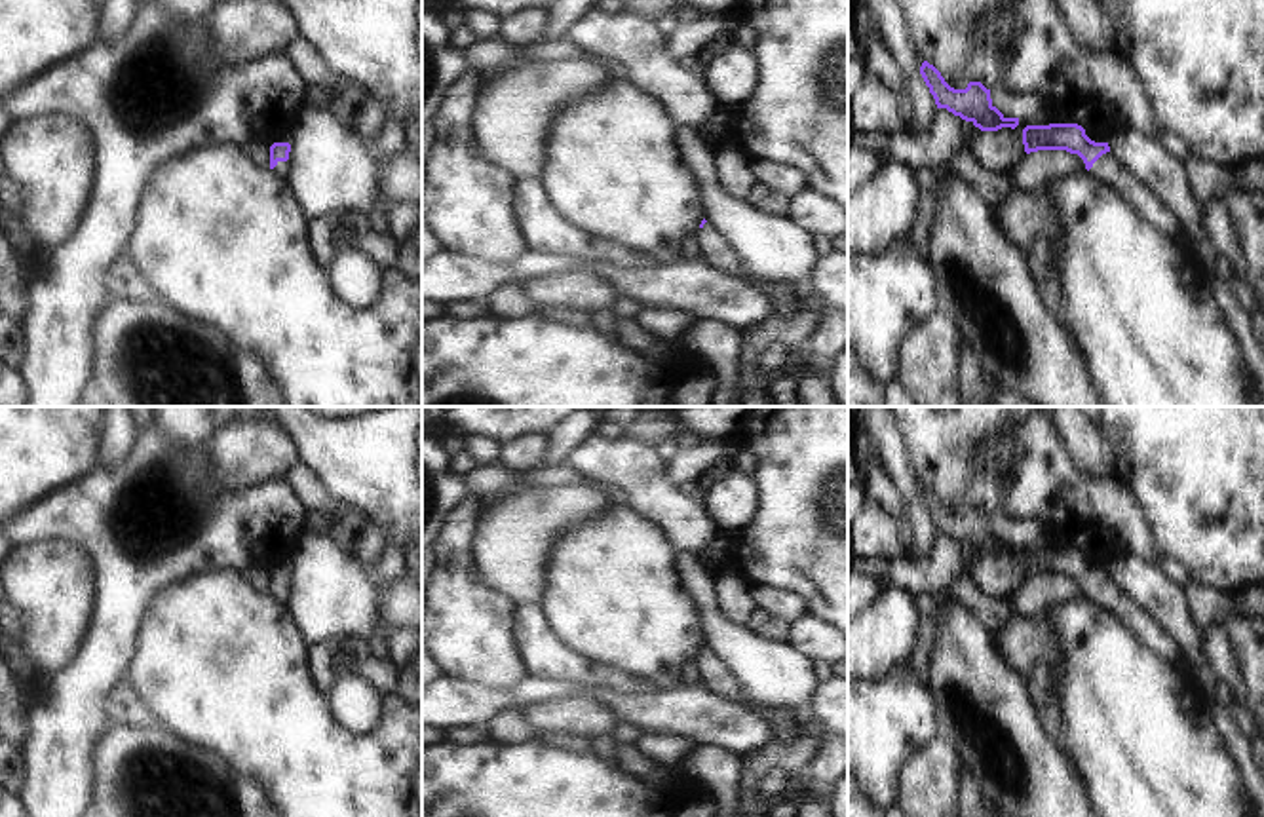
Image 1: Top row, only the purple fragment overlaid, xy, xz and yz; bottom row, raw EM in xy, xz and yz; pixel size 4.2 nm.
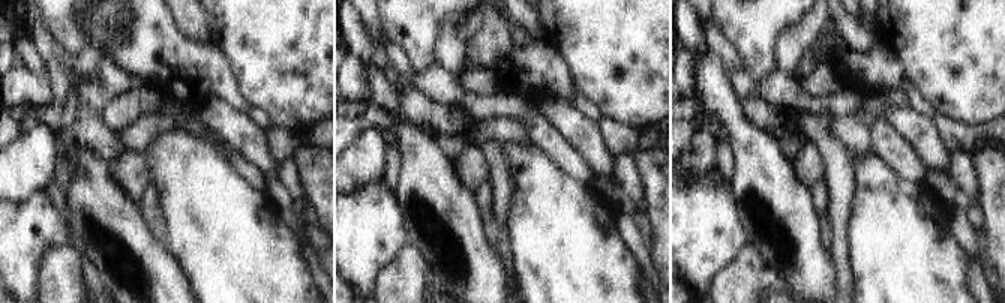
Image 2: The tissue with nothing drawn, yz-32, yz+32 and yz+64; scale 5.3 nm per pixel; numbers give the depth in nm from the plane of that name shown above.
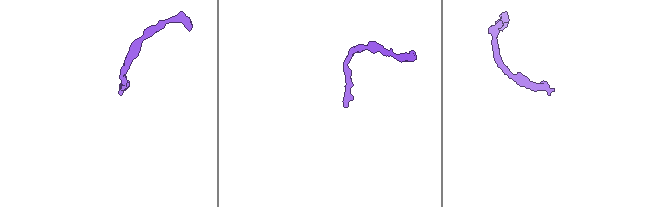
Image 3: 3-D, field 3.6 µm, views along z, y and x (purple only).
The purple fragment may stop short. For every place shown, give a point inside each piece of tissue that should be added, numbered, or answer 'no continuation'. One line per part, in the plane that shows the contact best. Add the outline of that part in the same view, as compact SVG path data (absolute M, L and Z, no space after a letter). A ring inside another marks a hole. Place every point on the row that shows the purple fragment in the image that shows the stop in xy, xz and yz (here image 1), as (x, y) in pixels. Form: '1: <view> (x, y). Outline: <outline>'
1: yz (1109, 168). Outline: M1102 154L1089 173L1112 186L1150 226L1169 239L1178 239L1182 224L1167 211L1154 192L1114 154Z

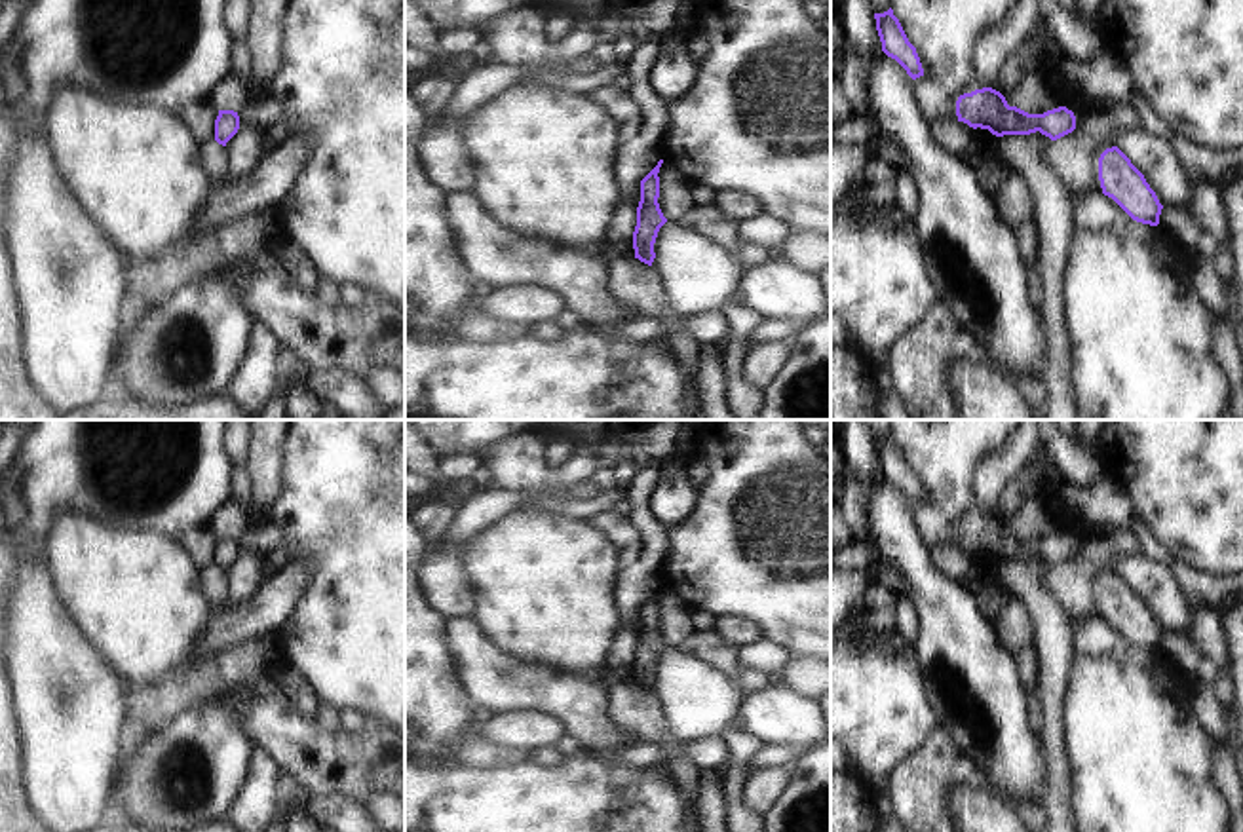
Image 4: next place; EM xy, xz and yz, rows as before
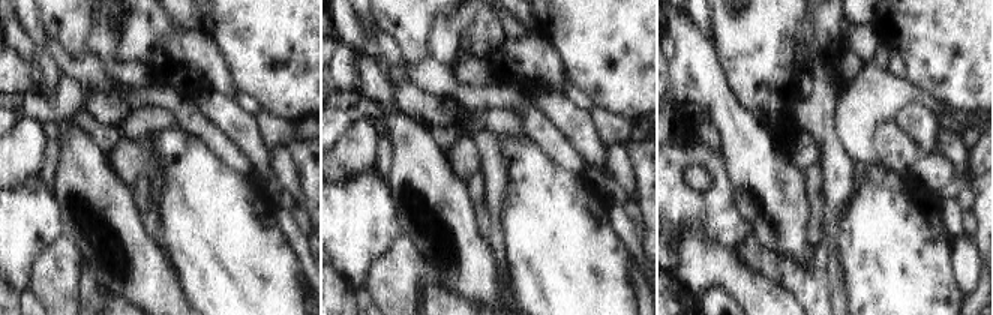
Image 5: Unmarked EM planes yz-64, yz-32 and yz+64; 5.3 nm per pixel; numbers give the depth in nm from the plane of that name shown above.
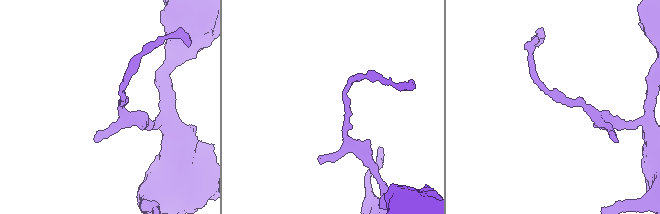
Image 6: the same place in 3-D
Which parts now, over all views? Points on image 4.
no continuation.

